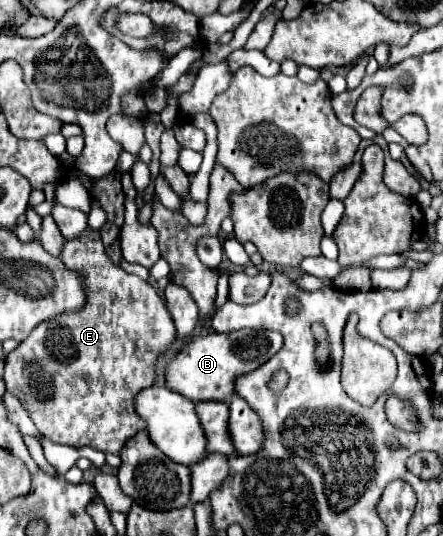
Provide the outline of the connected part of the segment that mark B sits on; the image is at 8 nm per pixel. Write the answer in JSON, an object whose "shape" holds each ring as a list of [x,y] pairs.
{"shape":[[[240,329],[234,333],[204,333],[194,337],[186,347],[170,361],[166,369],[168,385],[182,393],[186,399],[200,401],[226,401],[234,395],[236,377],[246,375],[266,363],[282,349],[282,335],[276,331],[256,331],[256,329]]]}

